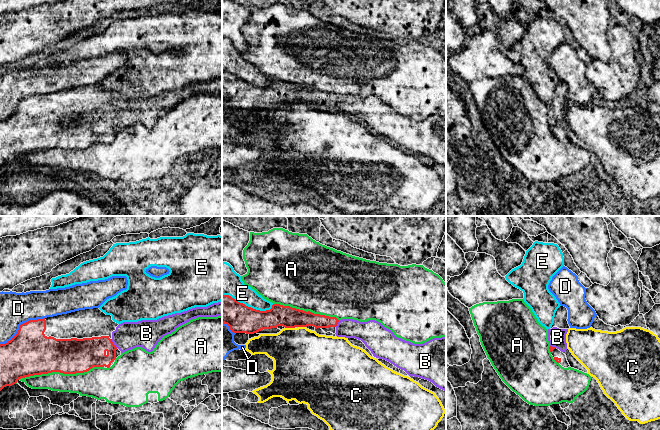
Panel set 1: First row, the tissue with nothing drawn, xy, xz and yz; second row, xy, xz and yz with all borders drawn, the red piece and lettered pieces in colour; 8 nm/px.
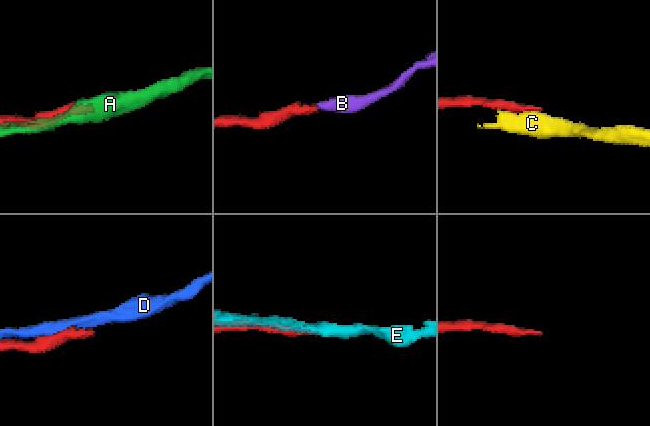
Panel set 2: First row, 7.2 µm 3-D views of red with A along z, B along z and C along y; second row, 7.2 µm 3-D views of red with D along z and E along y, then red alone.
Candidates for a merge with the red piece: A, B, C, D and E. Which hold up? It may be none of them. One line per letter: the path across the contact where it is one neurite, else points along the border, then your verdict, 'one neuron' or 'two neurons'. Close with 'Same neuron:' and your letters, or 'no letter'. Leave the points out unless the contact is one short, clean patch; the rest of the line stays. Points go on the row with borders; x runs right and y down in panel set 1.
A: two neurons
B: runs through xy (83, 354), (112, 343), (128, 335); one neuron
C: two neurons
D: two neurons
E: two neurons
Same neuron: B

